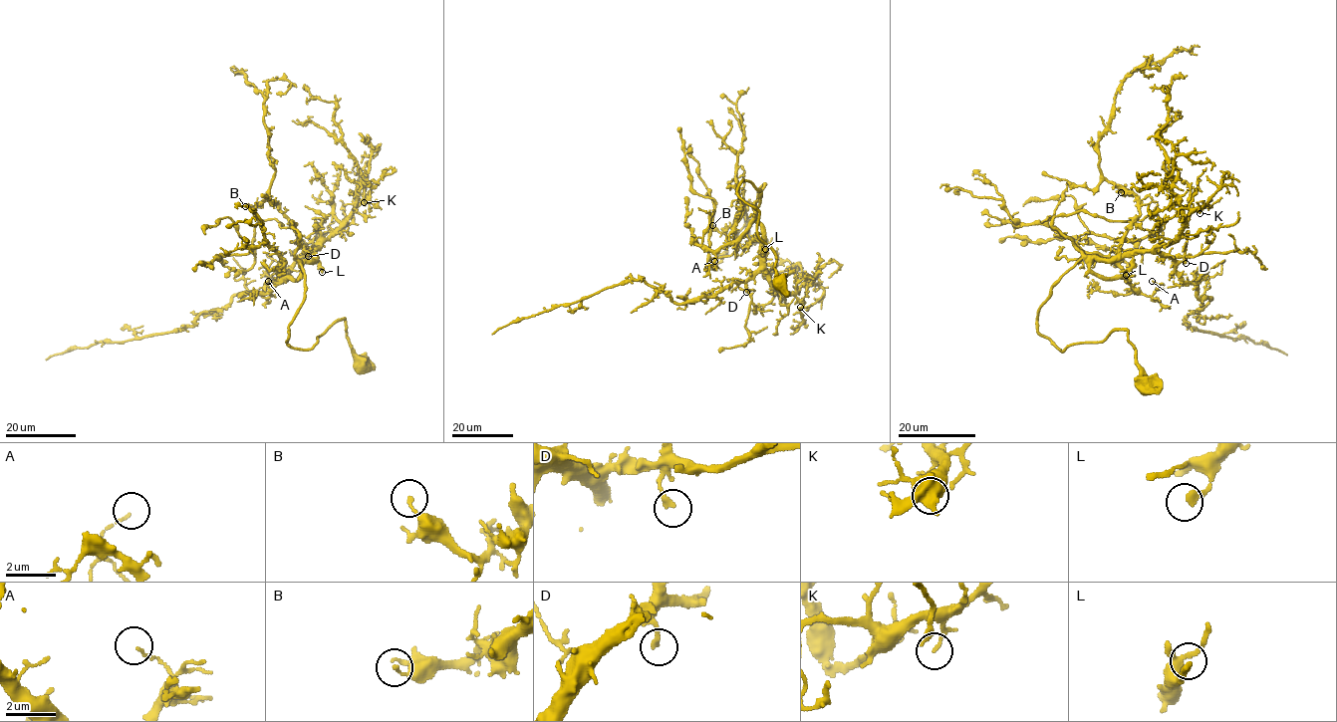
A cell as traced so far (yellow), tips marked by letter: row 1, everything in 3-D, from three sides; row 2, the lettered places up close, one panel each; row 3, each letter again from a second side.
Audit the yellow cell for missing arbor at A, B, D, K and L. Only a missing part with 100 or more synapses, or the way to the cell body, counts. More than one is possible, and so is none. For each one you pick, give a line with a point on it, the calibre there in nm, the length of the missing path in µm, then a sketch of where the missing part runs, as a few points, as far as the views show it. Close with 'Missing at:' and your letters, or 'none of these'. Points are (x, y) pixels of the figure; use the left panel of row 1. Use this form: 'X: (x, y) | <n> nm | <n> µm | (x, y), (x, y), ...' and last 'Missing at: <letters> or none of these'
Missing at: none of these

